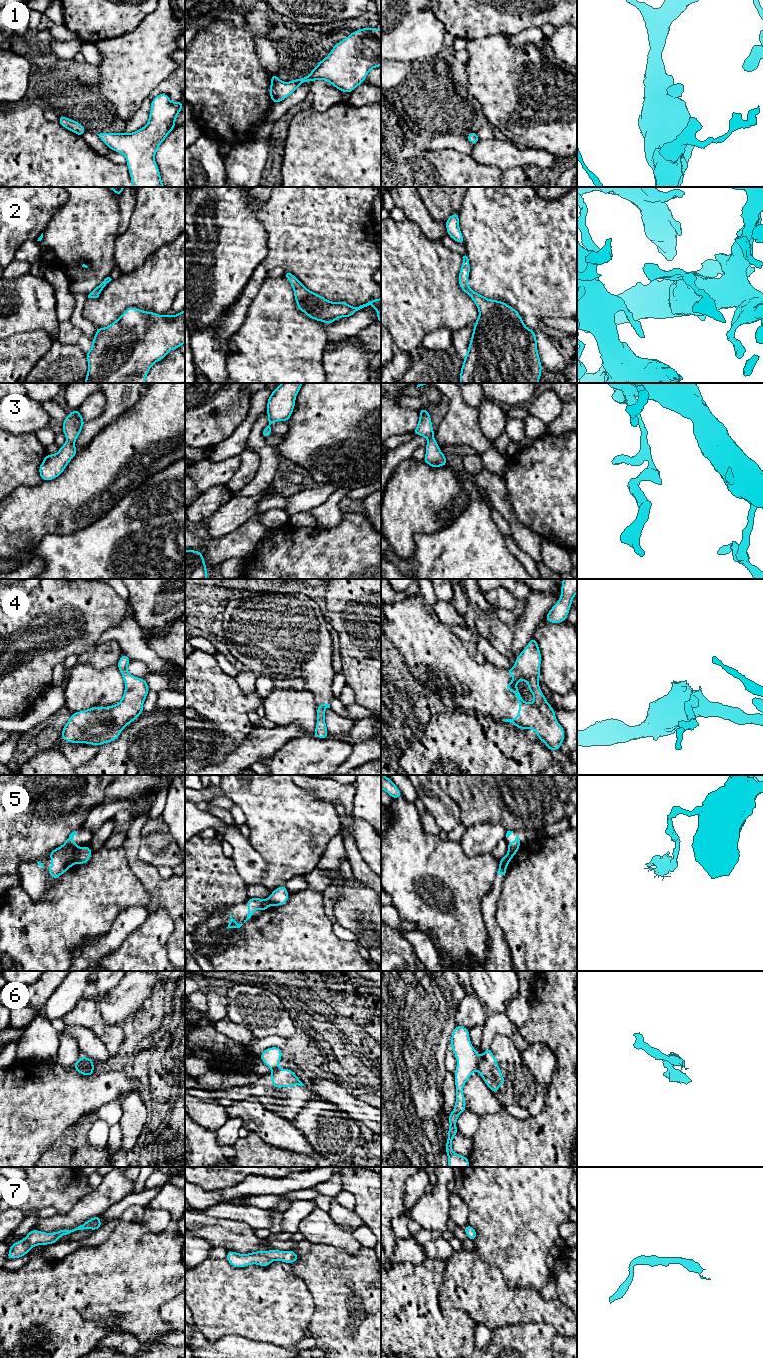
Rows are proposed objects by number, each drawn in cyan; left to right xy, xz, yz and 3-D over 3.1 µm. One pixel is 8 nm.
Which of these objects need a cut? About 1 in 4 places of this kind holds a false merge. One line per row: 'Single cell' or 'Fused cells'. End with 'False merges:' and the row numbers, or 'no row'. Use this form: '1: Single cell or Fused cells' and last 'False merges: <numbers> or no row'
1: Single cell
2: Single cell
3: Single cell
4: Single cell
5: Fused cells
6: Fused cells
7: Single cell
False merges: 5, 6

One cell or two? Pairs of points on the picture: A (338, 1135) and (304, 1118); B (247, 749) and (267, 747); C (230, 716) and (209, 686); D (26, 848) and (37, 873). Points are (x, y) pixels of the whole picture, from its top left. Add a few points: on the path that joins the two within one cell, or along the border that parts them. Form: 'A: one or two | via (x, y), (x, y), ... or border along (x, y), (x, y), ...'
A: one | via (330, 1131), (319, 1120), (312, 1119)
B: one | via (252, 749), (262, 747)
C: one | via (224, 709), (209, 693)
D: two | border along (36, 861), (23, 862), (19, 866), (17, 874)

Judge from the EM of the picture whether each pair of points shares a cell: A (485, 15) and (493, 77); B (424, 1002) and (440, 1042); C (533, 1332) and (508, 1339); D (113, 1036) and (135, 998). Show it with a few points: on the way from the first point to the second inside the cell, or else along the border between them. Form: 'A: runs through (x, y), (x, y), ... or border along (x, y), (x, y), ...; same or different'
A: border along (509, 36), (494, 34), (467, 41); different
B: runs through (431, 1012), (431, 1032); same
C: runs through (527, 1337), (514, 1337); same
D: border along (99, 1010), (100, 1016), (106, 1022), (118, 1025); different

